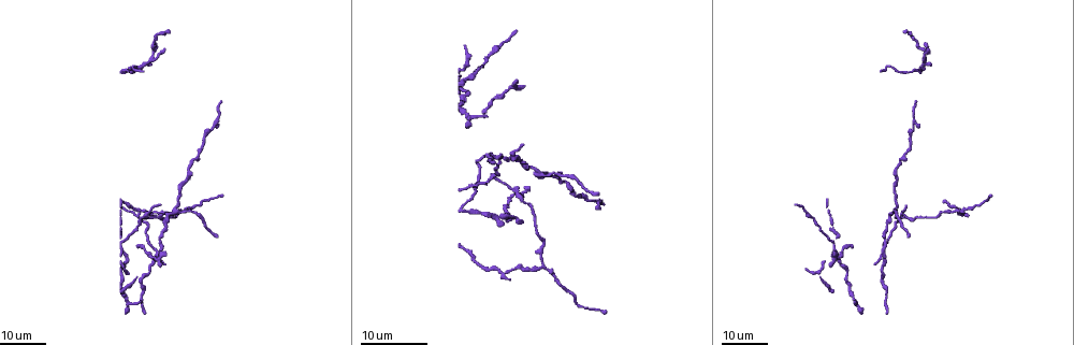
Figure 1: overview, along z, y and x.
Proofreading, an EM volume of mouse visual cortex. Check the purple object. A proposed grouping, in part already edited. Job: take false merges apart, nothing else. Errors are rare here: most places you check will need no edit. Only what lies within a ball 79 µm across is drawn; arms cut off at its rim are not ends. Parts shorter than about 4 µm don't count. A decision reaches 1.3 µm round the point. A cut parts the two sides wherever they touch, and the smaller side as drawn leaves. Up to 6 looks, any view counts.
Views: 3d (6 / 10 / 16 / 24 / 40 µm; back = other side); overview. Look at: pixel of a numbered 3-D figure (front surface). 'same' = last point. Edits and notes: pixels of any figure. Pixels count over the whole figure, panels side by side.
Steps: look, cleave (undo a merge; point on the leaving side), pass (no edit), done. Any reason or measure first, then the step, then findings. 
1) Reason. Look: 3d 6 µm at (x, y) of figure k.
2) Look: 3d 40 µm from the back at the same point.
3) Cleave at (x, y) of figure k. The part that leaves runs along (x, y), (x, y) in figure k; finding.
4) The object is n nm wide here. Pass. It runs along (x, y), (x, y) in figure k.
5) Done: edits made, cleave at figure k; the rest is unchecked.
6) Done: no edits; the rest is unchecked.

Three arms meet. Look: 3d 16 µm at (543, 265) of figure 1.

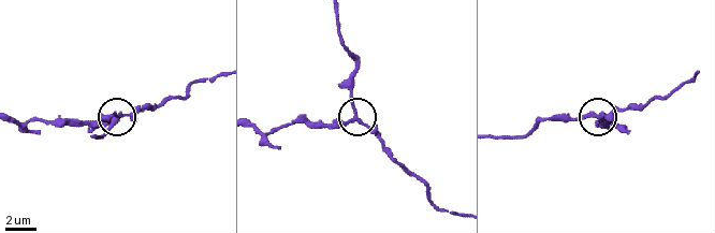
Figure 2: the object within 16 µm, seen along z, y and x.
Look: 3d 6 µm at (351, 120) of figure 2.

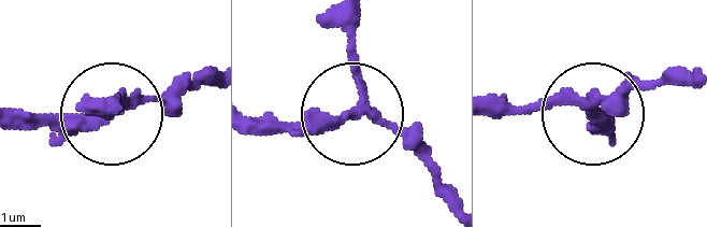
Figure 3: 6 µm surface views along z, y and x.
The side arm is 14 µm long. Cleave at (174, 83) of figure 3. The part that leaves runs along (365, 112), (356, 12) in figure 3; two neurons meet here.

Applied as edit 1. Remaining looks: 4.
Look: overview.

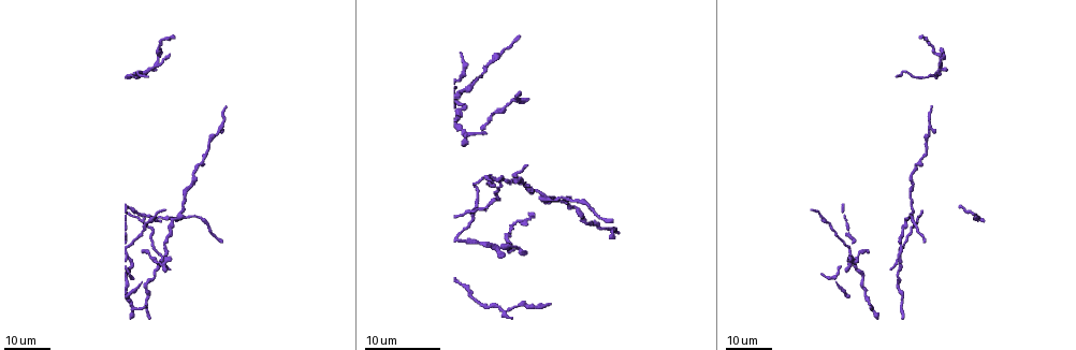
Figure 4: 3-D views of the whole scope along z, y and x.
Look: 3d 24 µm at (159, 61) of figure 4.

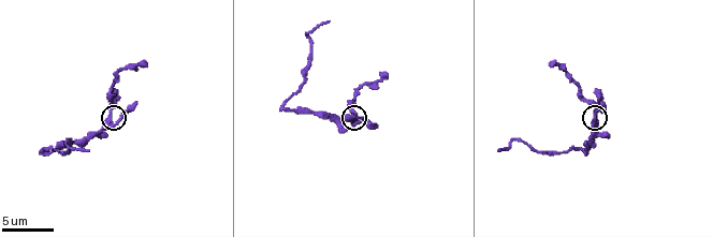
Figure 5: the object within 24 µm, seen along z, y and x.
Look: 3d 6 µm at (108, 118) of figure 5.

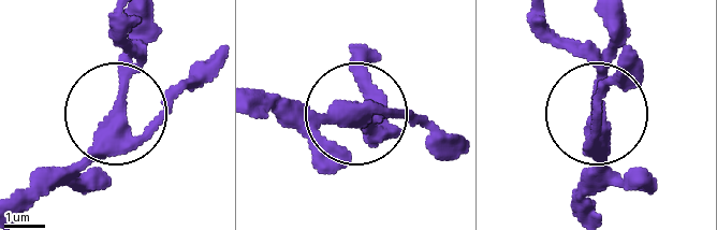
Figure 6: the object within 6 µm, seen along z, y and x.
The side arm is 10 µm long. Pass. All the same neuron.

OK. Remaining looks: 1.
Done: edits made, cleave at figure 3; the rest is unchecked.

